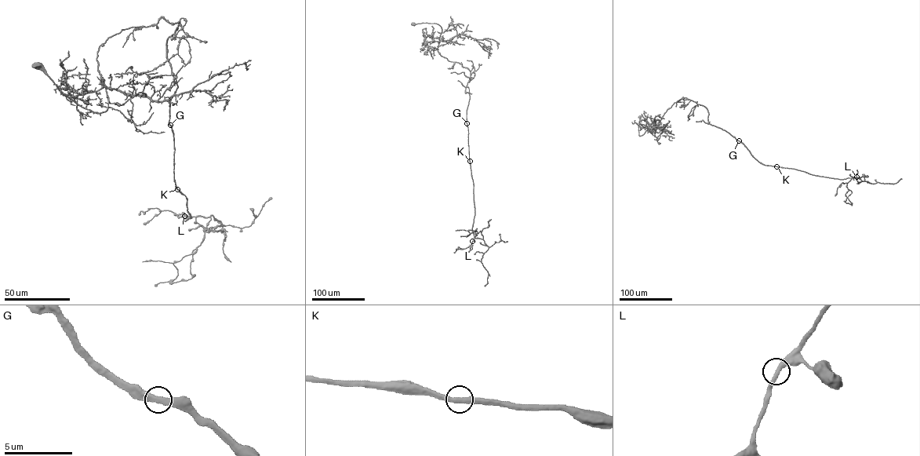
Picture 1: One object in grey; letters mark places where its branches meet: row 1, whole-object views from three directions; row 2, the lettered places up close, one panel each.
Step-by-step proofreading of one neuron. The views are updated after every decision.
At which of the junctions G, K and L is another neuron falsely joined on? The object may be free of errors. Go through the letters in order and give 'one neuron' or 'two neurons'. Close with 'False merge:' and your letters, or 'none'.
G: one neuron
K: one neuron
L: one neuron
False merge: none

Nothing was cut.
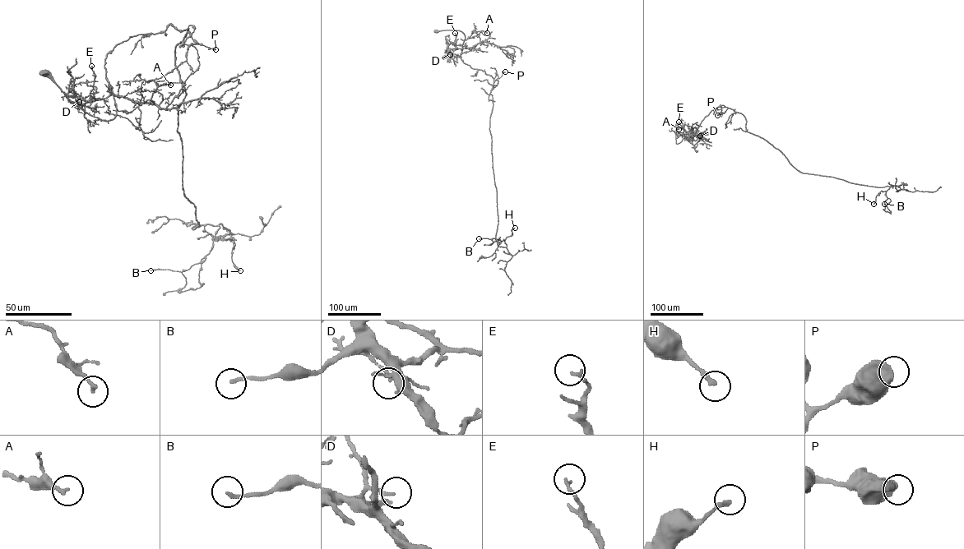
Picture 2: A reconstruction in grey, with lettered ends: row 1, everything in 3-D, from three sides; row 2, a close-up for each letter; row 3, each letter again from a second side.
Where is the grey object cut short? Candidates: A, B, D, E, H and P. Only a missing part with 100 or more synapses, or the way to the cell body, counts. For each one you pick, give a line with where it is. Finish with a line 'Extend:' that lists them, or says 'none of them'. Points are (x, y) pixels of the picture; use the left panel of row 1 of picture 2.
Extend: none of them

